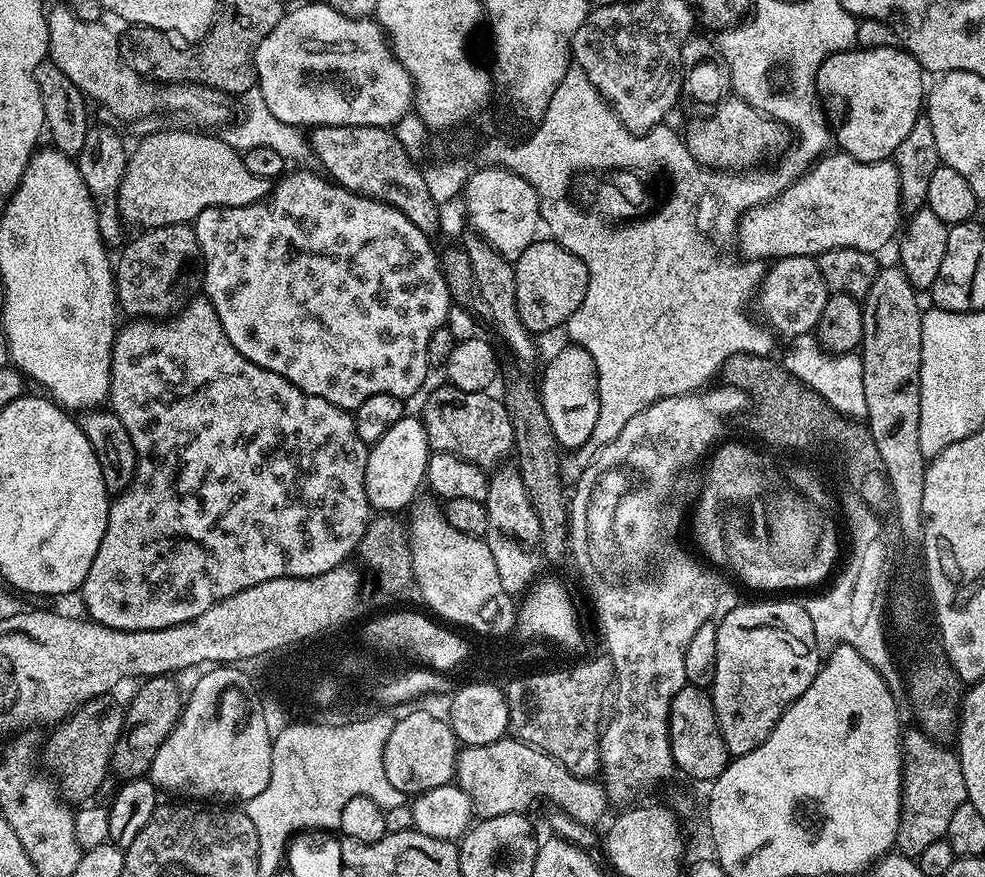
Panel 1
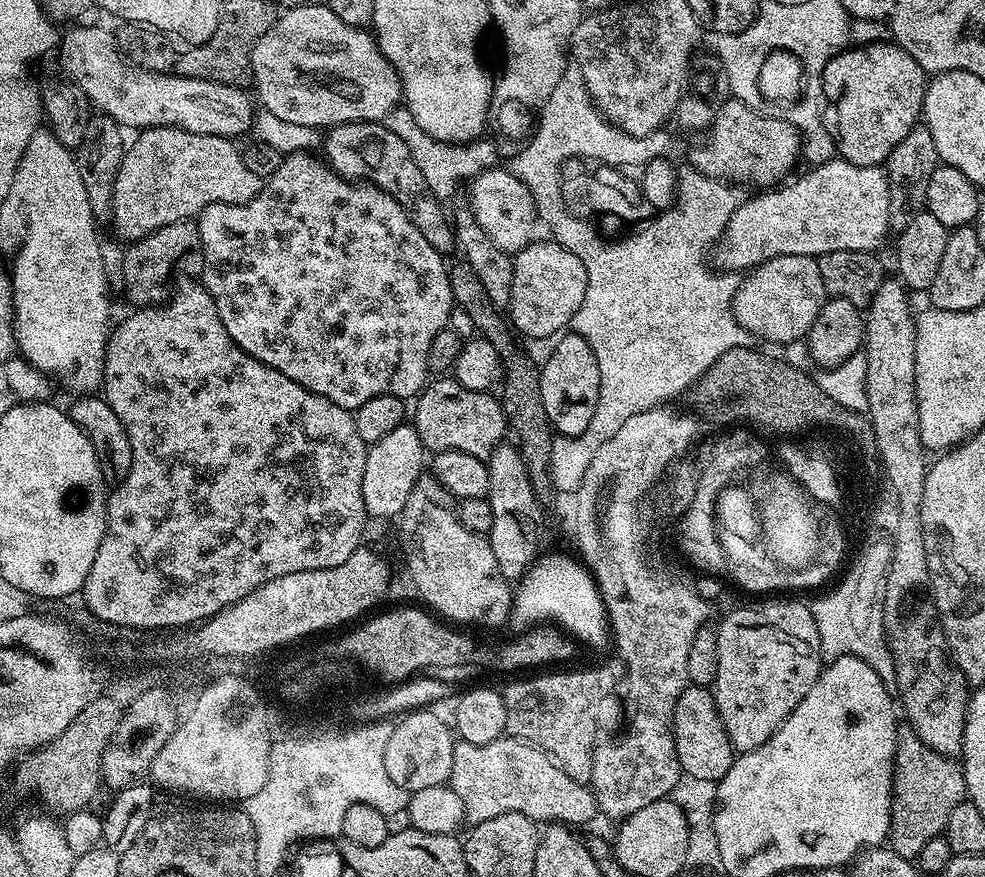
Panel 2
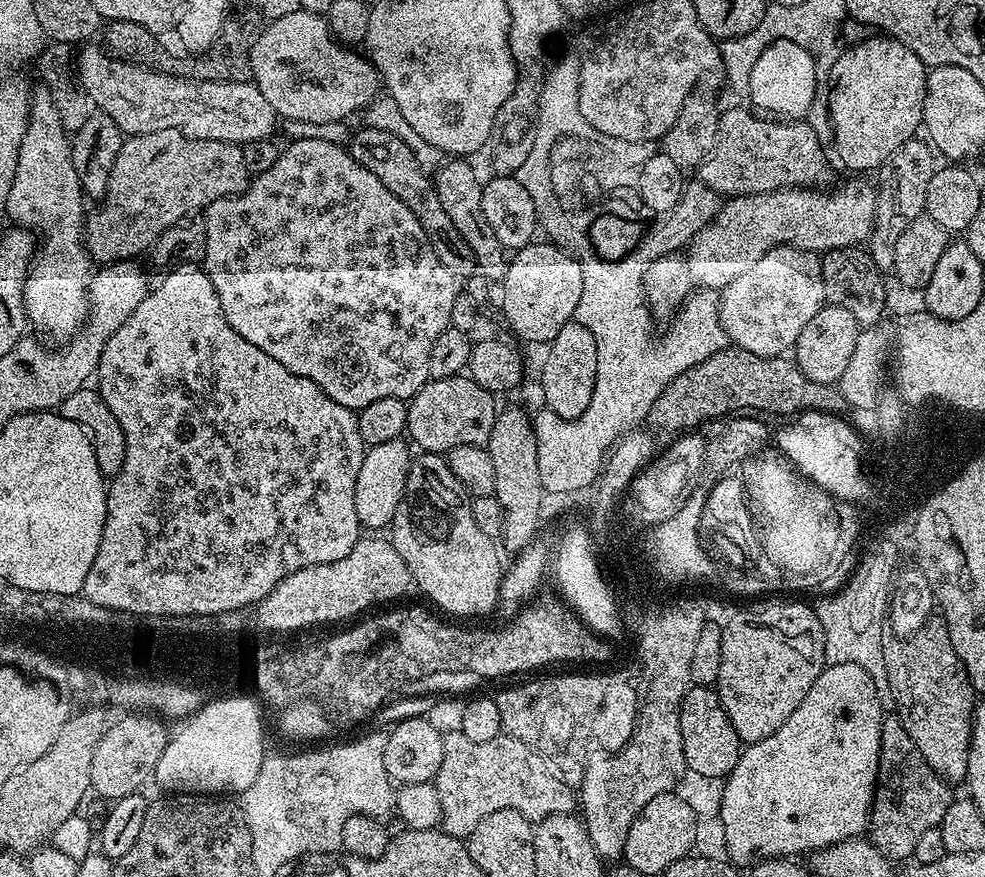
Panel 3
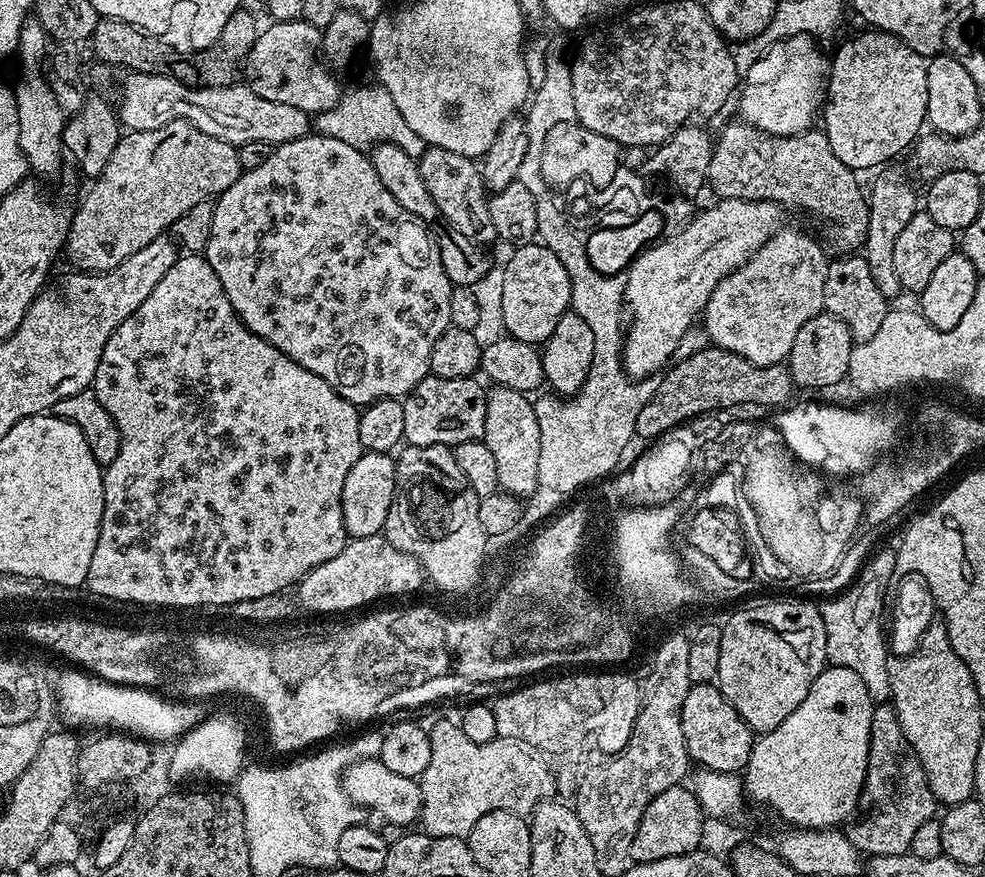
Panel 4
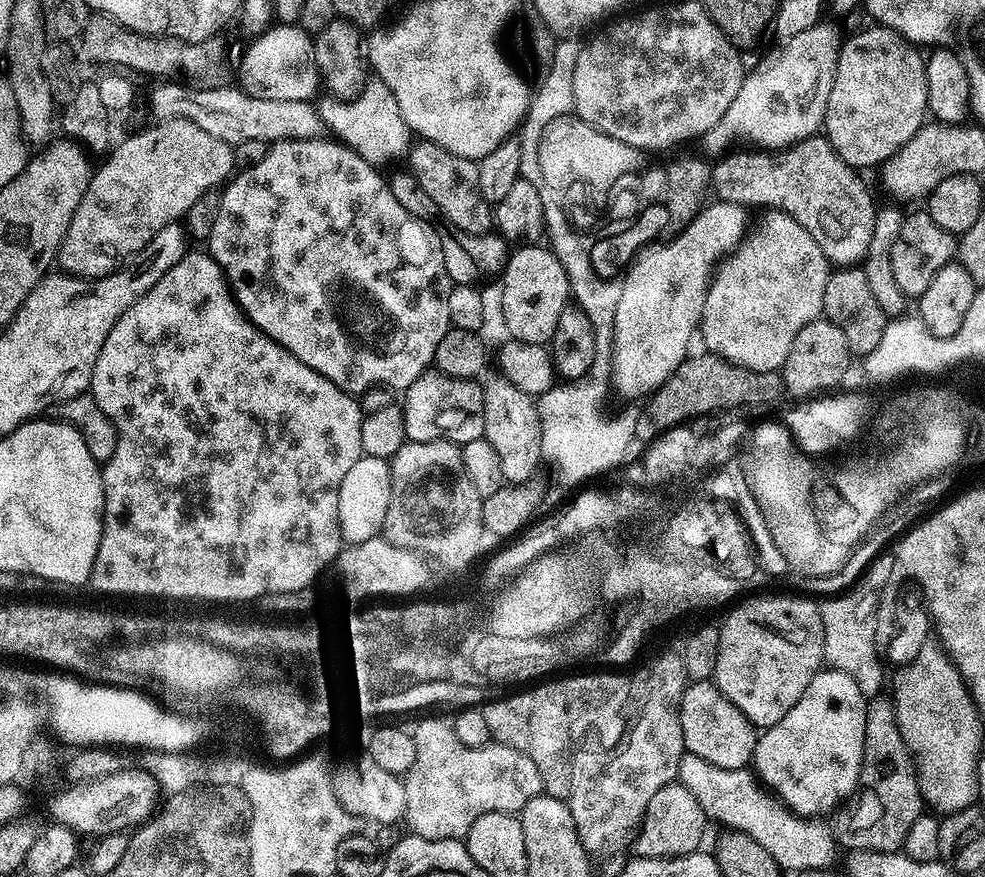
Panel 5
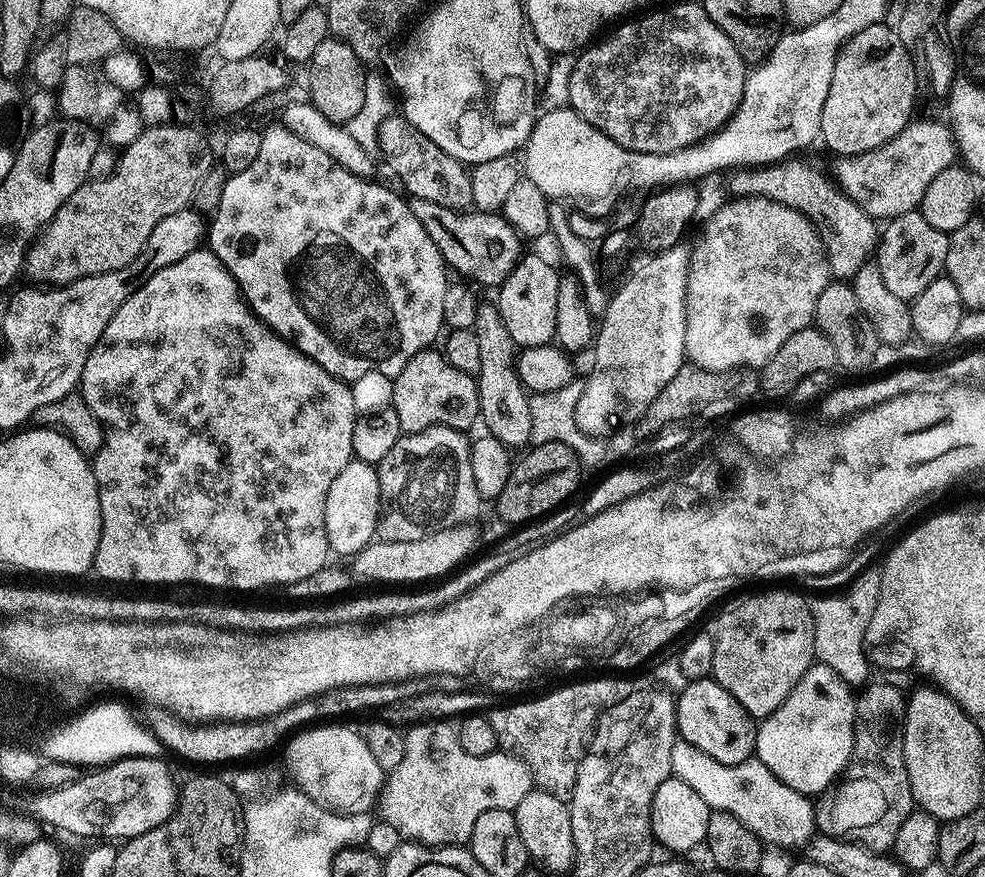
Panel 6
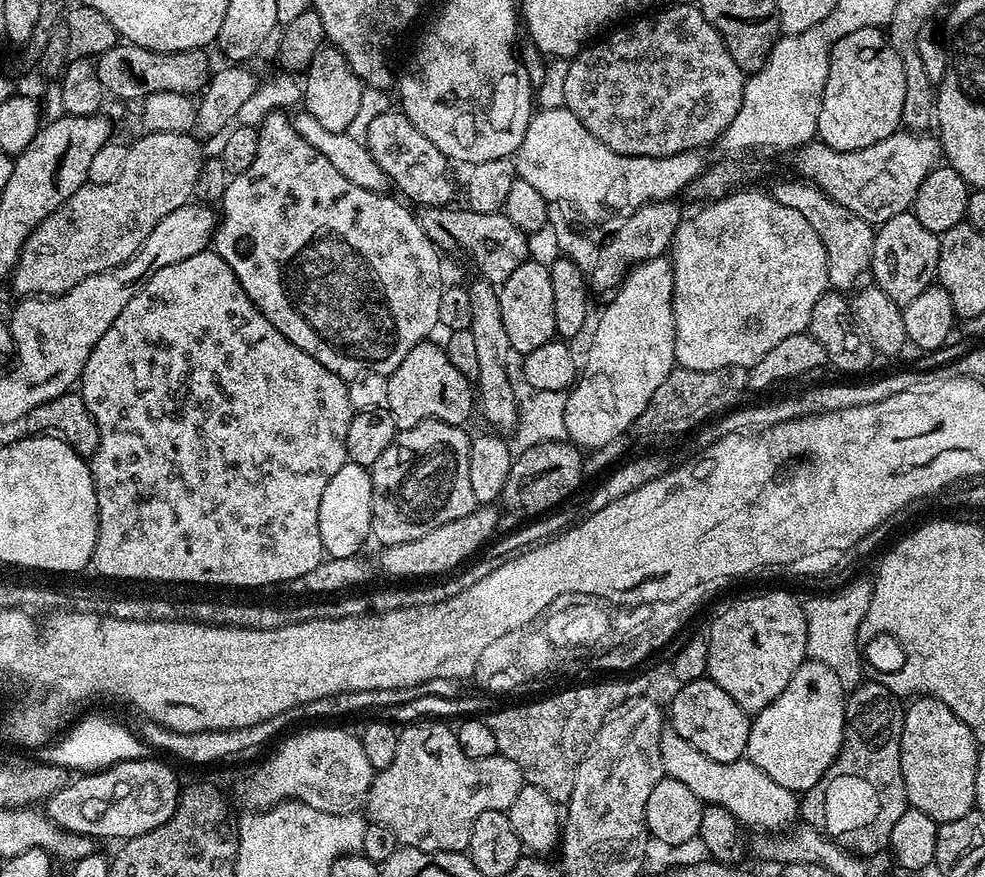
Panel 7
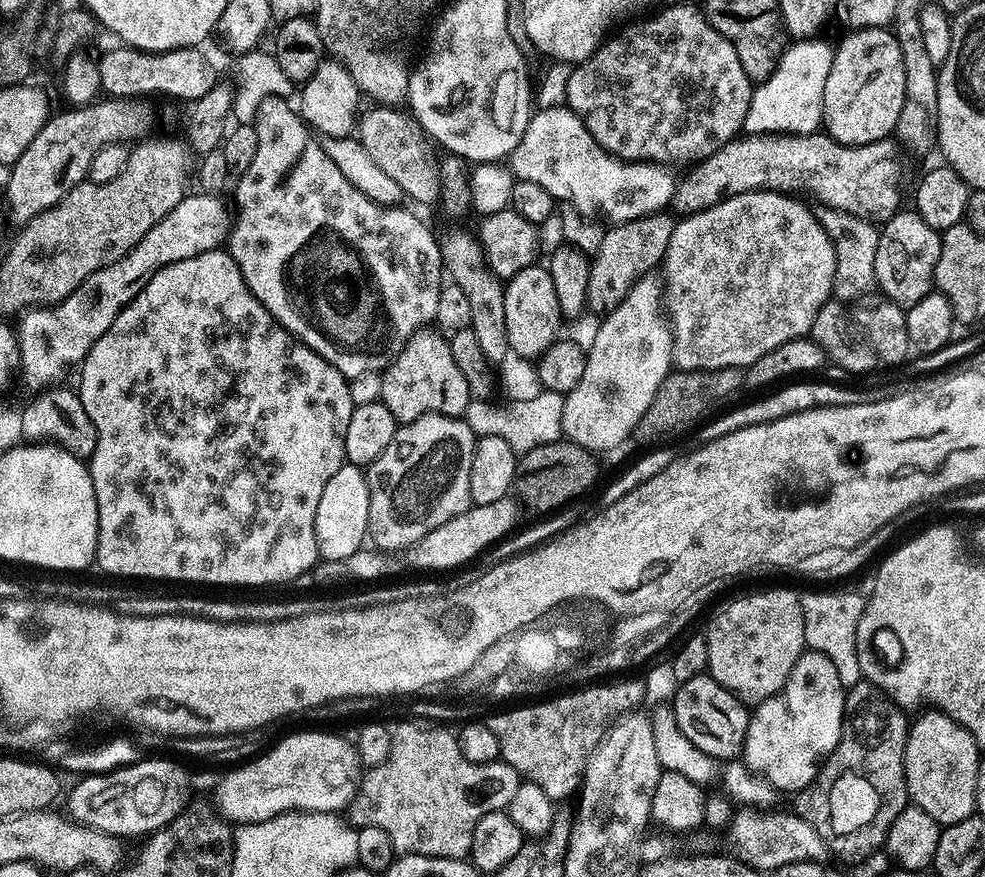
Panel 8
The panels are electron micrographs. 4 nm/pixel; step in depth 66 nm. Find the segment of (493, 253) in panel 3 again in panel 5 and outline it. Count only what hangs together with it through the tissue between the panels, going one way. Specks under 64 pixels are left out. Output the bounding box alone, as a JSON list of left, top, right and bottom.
[407,139,493,236]

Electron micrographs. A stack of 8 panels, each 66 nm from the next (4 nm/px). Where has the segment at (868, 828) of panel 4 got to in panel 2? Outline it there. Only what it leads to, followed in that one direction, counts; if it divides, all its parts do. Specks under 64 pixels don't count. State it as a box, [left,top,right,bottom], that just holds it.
[888,730,966,861]

